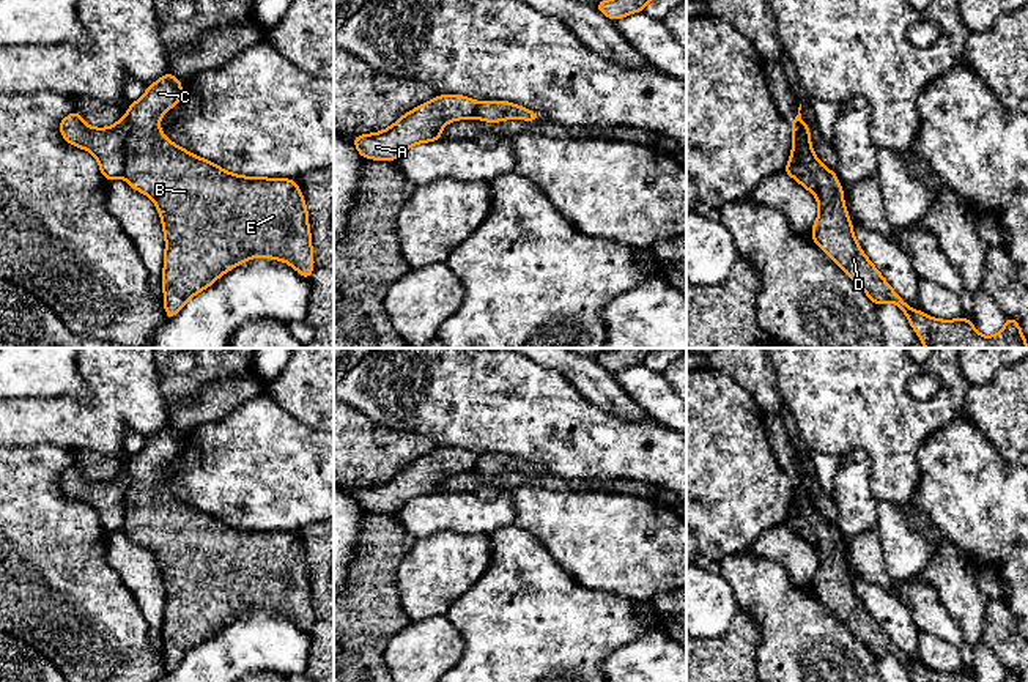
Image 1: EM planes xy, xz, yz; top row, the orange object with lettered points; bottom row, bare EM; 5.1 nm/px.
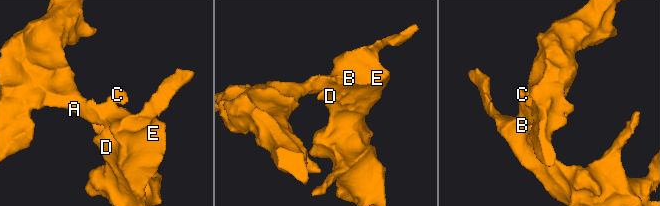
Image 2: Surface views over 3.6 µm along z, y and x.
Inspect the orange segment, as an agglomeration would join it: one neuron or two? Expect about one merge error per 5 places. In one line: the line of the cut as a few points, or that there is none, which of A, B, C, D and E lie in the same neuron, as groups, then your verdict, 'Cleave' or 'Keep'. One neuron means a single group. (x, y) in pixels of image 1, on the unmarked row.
Split along xy (126, 468), (128, 487), (125, 495), (125, 523), (122, 528). Groups: A / B C D E. Cleave

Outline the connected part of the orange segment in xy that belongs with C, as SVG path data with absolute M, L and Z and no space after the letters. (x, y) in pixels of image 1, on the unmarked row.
M167 424L157 435L146 438L145 447L129 457L126 468L129 484L123 531L154 554L165 589L165 671L176 669L190 650L253 610L285 614L309 635L315 619L312 587L296 532L235 528L175 498L157 476L168 461L179 457L181 447L183 435Z

